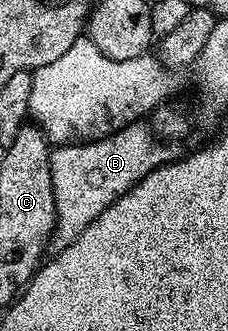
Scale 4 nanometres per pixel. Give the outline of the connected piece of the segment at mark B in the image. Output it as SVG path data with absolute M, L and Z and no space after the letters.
M135 122L116 130L111 136L105 136L99 140L91 140L84 144L63 144L55 147L50 154L52 170L52 194L56 202L56 222L54 223L54 234L52 244L55 249L67 248L71 242L82 233L88 225L96 222L116 198L120 198L132 186L136 186L152 170L160 166L170 164L174 160L179 160L188 151L185 143L165 144L162 140L154 139L149 123Z

